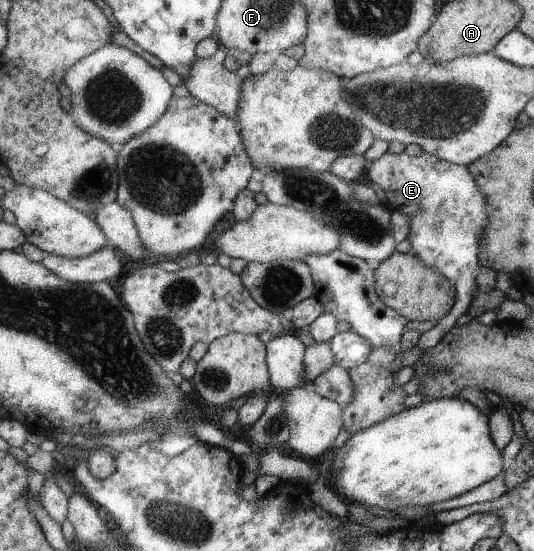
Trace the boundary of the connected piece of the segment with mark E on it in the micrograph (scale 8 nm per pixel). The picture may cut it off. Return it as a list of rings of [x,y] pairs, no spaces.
[[[386,153],[380,160],[374,161],[374,165],[369,165],[368,176],[372,183],[378,184],[385,192],[387,198],[387,209],[394,213],[400,211],[406,217],[410,217],[410,235],[408,240],[411,243],[411,255],[418,255],[420,261],[424,261],[424,265],[432,267],[434,271],[442,273],[448,277],[456,285],[457,301],[451,313],[446,315],[445,320],[442,320],[431,329],[421,335],[419,339],[420,347],[426,349],[433,348],[438,345],[451,329],[456,327],[456,319],[460,319],[462,315],[468,313],[472,299],[476,295],[478,279],[478,269],[483,265],[483,248],[485,232],[490,225],[490,203],[486,199],[486,195],[480,191],[475,176],[472,175],[471,169],[466,165],[458,165],[450,163],[446,160],[438,159],[436,156],[429,154],[420,154],[416,157],[410,157],[408,153]]]

